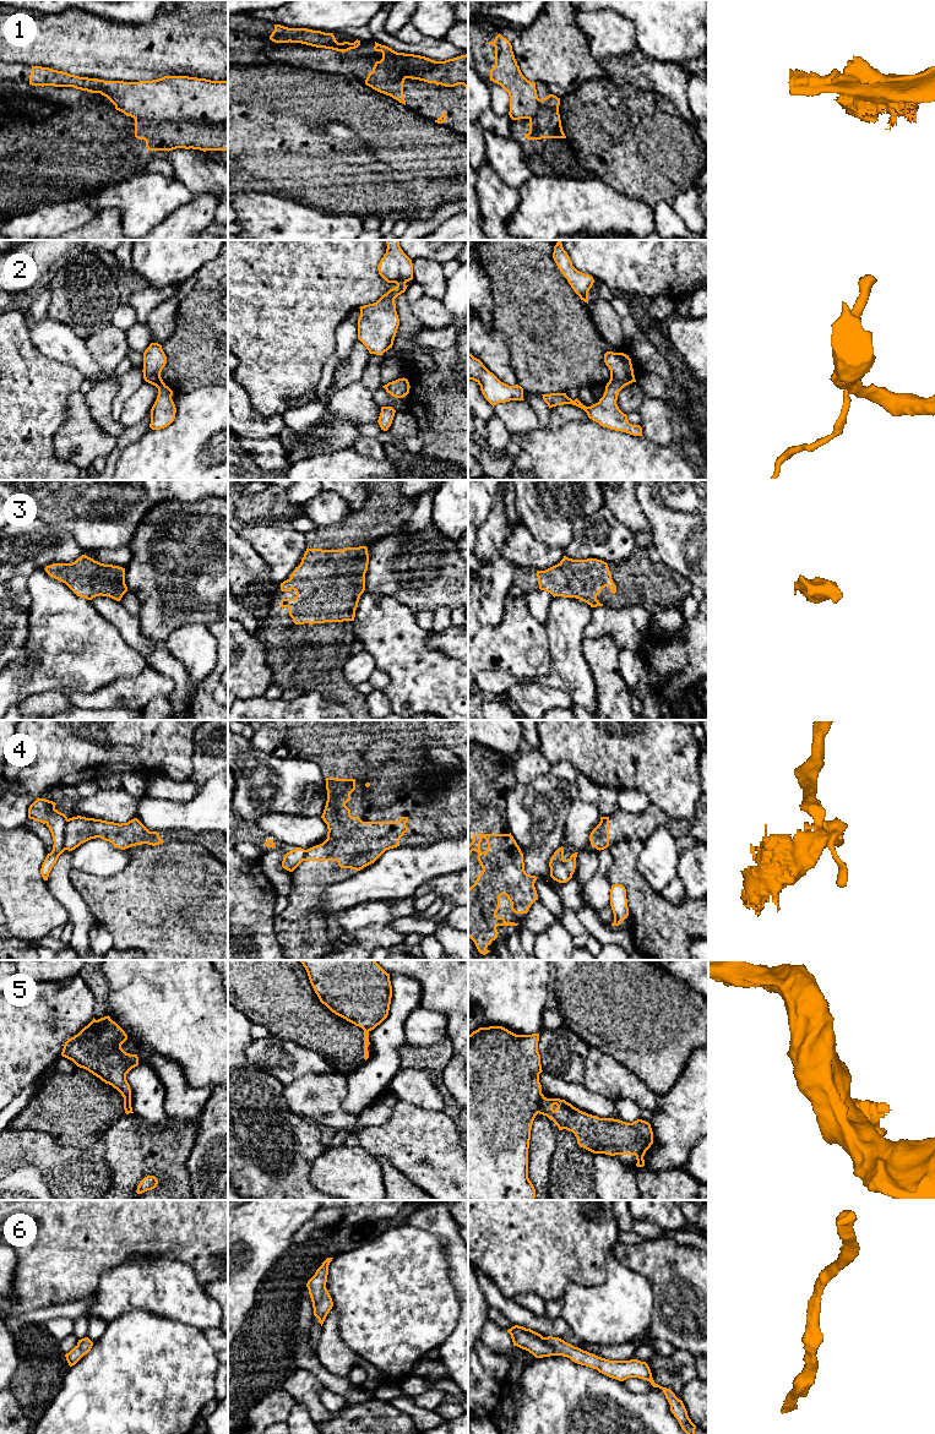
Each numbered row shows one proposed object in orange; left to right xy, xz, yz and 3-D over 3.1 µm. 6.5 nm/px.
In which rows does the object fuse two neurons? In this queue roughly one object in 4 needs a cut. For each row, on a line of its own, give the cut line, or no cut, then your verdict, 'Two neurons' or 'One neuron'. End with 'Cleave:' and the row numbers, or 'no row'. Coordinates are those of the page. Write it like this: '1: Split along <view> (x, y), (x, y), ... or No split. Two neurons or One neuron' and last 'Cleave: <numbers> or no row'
1: Split along xy (135, 118), (199, 120), (227, 125). Two neurons
2: No split. One neuron
3: No split. One neuron
4: Split along xy (68, 819), (64, 849). Two neurons
5: Split along yz (542, 1094), (537, 1112). Two neurons
6: No split. One neuron
Cleave: 1, 4, 5

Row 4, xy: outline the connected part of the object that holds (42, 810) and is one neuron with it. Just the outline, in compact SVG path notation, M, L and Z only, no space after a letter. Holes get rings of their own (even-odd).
M38 797L28 808L28 818L45 824L54 841L53 850L47 855L40 868L40 874L44 880L48 880L51 868L56 863L59 856L65 851L64 841L67 817L59 812L55 805L56 803L53 801Z

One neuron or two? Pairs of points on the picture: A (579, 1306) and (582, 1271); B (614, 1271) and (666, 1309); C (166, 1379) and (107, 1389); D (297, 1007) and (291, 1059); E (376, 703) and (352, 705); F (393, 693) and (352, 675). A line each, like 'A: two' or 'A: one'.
A: two
B: two
C: one
D: two
E: two
F: two

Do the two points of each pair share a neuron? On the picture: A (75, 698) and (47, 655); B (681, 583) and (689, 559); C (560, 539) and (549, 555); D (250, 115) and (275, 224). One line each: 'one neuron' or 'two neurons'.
A: two neurons
B: two neurons
C: two neurons
D: two neurons

